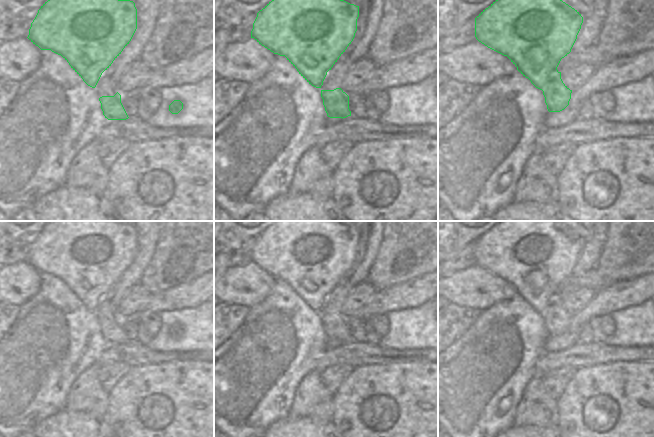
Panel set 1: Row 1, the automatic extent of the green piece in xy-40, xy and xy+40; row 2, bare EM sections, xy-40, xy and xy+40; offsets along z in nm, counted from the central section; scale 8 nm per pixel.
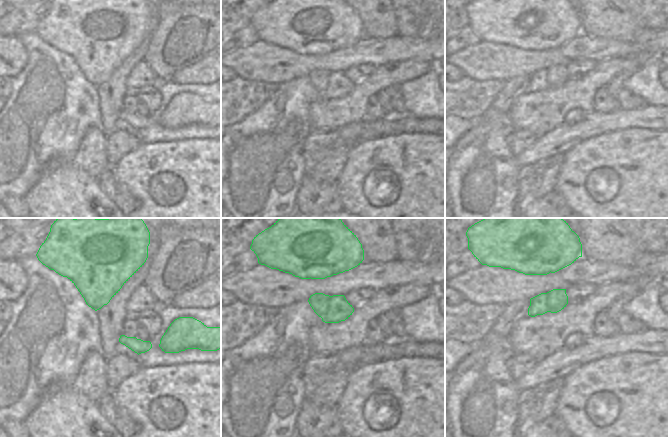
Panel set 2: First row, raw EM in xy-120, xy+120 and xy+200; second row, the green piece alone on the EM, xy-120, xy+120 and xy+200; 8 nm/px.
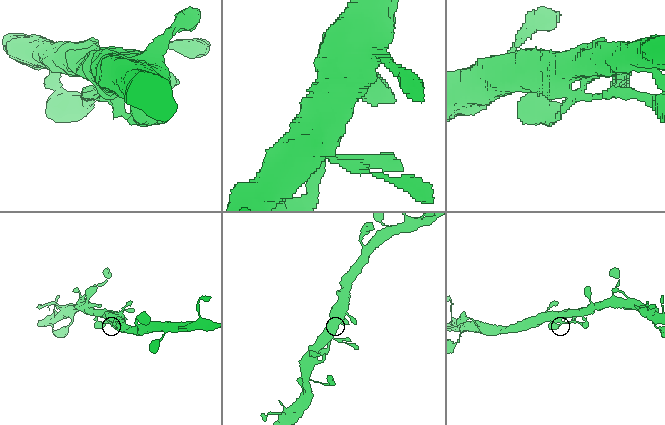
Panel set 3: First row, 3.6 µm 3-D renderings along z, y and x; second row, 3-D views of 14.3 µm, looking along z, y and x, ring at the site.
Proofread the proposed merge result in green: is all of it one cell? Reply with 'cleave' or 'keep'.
cleave

